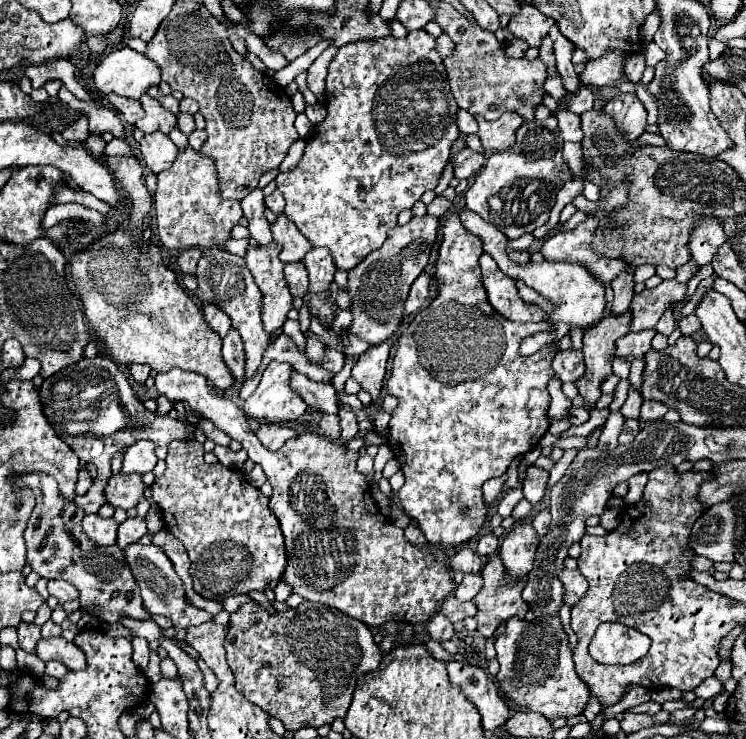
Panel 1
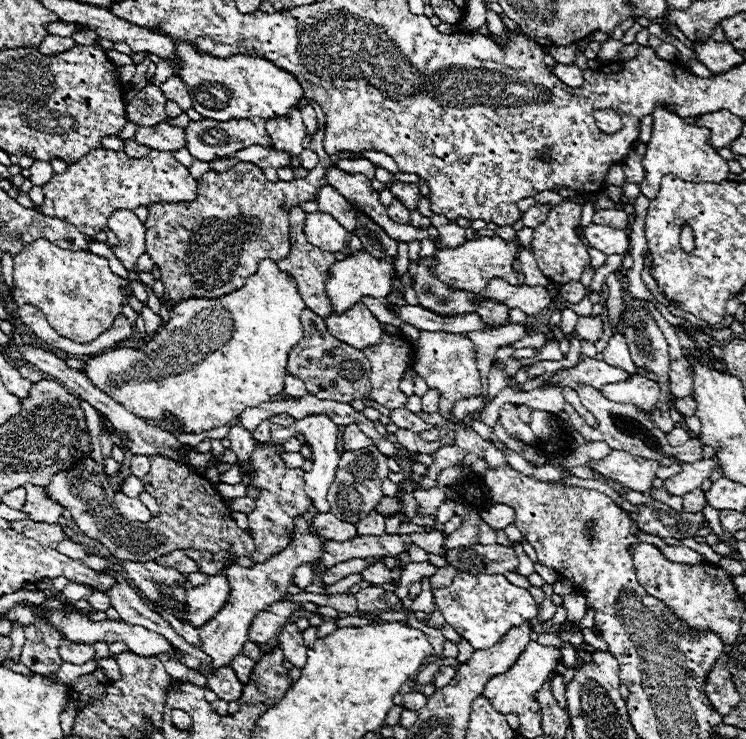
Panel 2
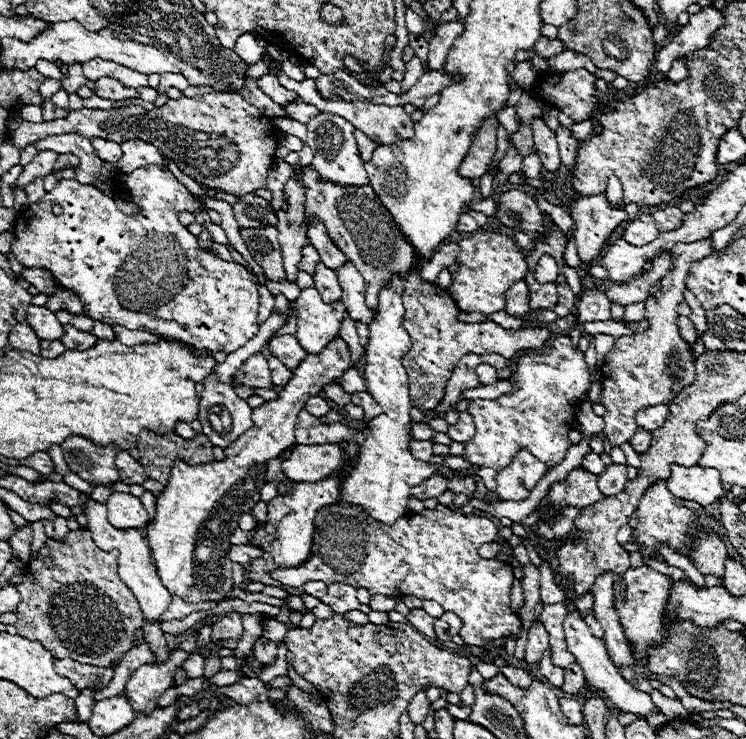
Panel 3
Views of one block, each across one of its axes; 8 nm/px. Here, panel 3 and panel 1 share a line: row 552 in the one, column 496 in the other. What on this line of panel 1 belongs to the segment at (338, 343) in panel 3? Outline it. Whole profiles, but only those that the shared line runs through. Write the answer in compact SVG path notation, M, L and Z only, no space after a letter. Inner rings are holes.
M550 116L546 120L534 120L534 122L524 122L518 130L516 130L516 146L502 150L502 152L494 152L486 166L476 174L474 184L468 188L466 192L466 206L480 214L480 218L486 218L486 222L498 226L498 230L502 230L508 238L520 238L526 232L534 232L538 226L548 222L550 210L554 206L556 194L558 190L572 180L572 174L568 170L566 160L562 158L562 146L564 140L558 132L558 120L556 116Z

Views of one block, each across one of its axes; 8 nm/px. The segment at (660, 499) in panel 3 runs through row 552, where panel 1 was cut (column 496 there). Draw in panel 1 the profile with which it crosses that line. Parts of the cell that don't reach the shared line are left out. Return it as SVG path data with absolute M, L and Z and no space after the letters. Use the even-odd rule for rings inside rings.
M546 614L546 618L534 622L510 618L510 622L506 622L506 632L496 640L496 658L500 662L498 686L504 696L512 698L518 706L544 714L548 720L570 718L584 712L590 690L574 670L568 634L558 614Z

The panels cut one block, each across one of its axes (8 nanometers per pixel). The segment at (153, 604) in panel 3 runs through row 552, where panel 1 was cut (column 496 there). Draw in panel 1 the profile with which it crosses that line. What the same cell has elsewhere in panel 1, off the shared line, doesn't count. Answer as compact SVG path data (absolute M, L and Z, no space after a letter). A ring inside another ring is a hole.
M504 112L494 122L488 122L482 116L478 116L476 120L480 126L478 130L480 142L484 150L490 150L490 152L498 152L498 150L506 150L514 146L514 140L516 140L514 132L520 124L524 123L524 119L515 112Z

